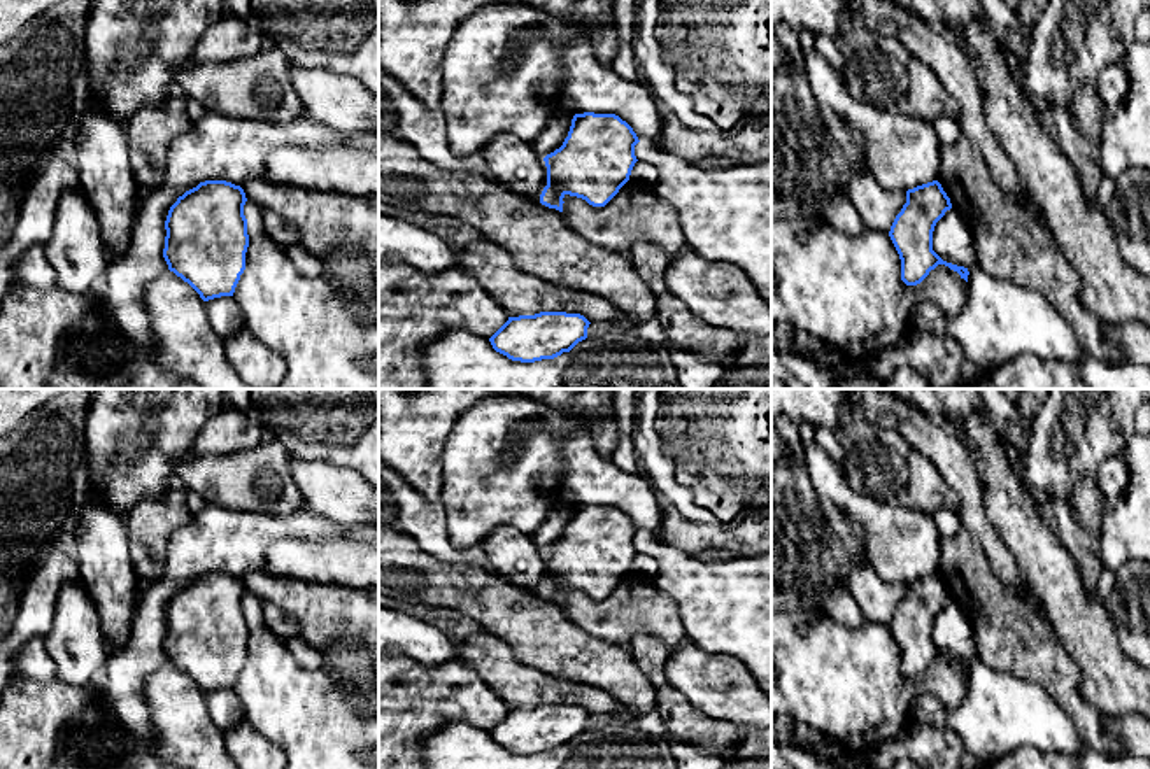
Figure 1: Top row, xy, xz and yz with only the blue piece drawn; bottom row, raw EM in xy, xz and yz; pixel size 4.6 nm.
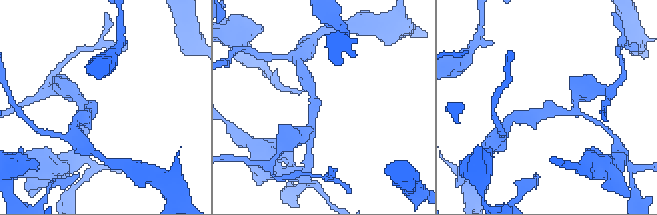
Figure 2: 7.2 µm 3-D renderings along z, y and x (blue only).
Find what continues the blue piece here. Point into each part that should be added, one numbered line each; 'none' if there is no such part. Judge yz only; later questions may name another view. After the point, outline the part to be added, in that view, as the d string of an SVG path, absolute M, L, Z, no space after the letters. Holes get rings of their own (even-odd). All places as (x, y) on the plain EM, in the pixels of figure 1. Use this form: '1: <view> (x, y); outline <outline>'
none

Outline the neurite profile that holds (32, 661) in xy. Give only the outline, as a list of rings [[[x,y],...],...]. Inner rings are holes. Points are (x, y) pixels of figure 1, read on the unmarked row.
[[[46,636],[28,639],[14,652],[11,664],[14,676],[44,683],[56,680],[56,667],[46,650]]]

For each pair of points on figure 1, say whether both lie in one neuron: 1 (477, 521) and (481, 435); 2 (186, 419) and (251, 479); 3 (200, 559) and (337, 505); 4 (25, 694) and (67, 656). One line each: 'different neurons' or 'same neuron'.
1: same neuron
2: different neurons
3: different neurons
4: different neurons

